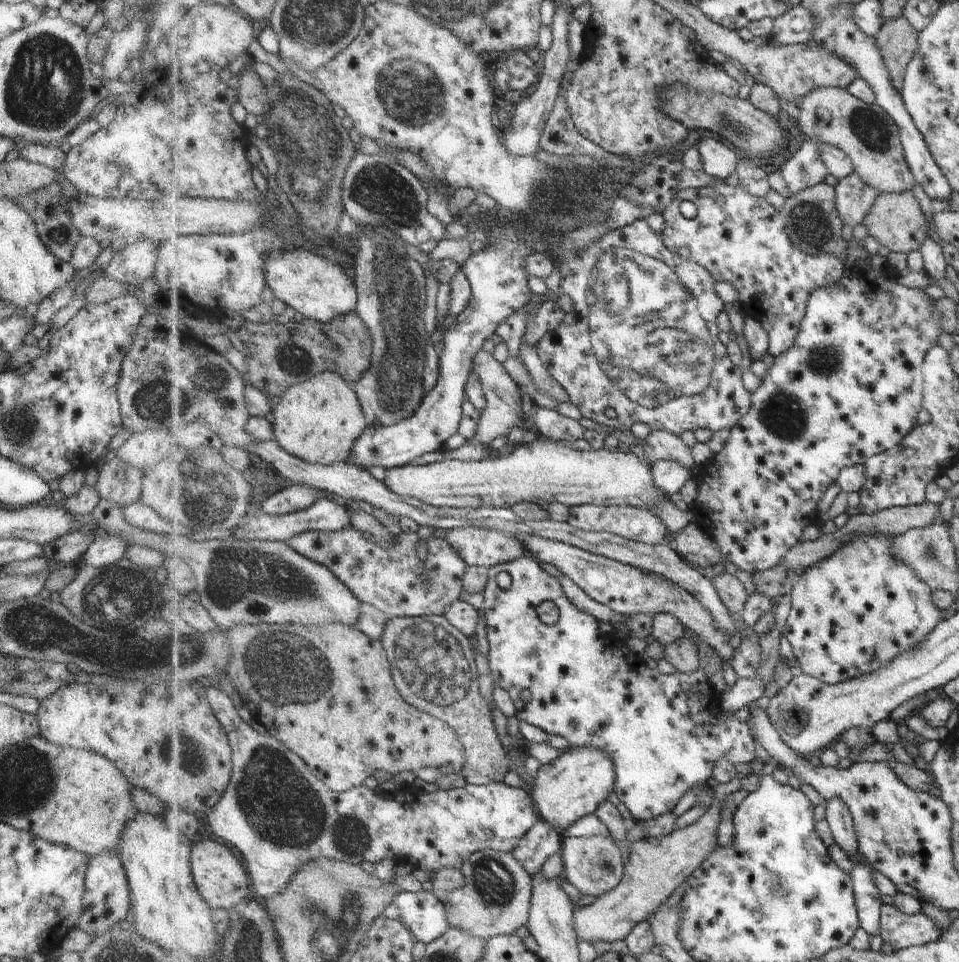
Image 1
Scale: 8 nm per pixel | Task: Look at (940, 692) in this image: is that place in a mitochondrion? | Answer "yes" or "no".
no

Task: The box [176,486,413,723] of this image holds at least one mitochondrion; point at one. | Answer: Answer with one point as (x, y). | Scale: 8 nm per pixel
(283, 672)

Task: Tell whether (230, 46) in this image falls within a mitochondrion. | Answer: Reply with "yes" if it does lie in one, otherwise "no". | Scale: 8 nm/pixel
no

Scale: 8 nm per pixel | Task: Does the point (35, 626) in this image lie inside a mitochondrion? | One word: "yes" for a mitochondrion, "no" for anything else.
yes

